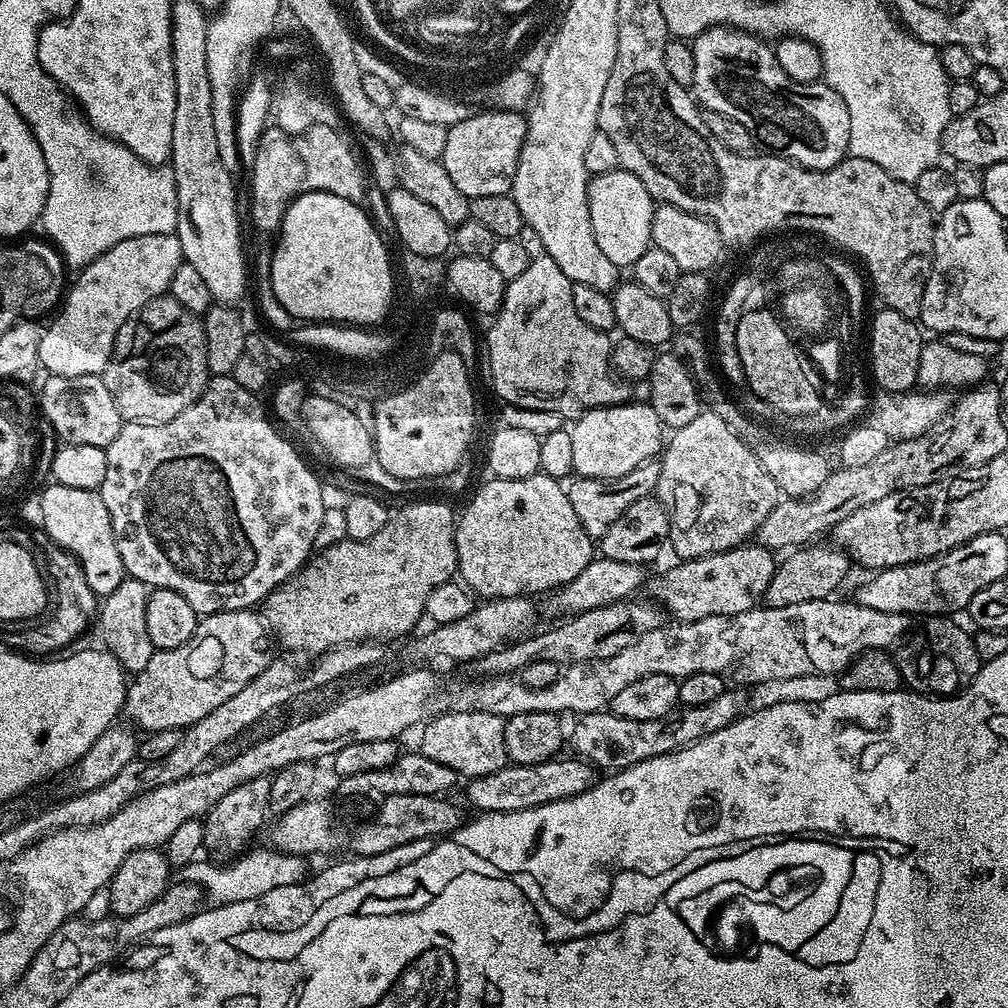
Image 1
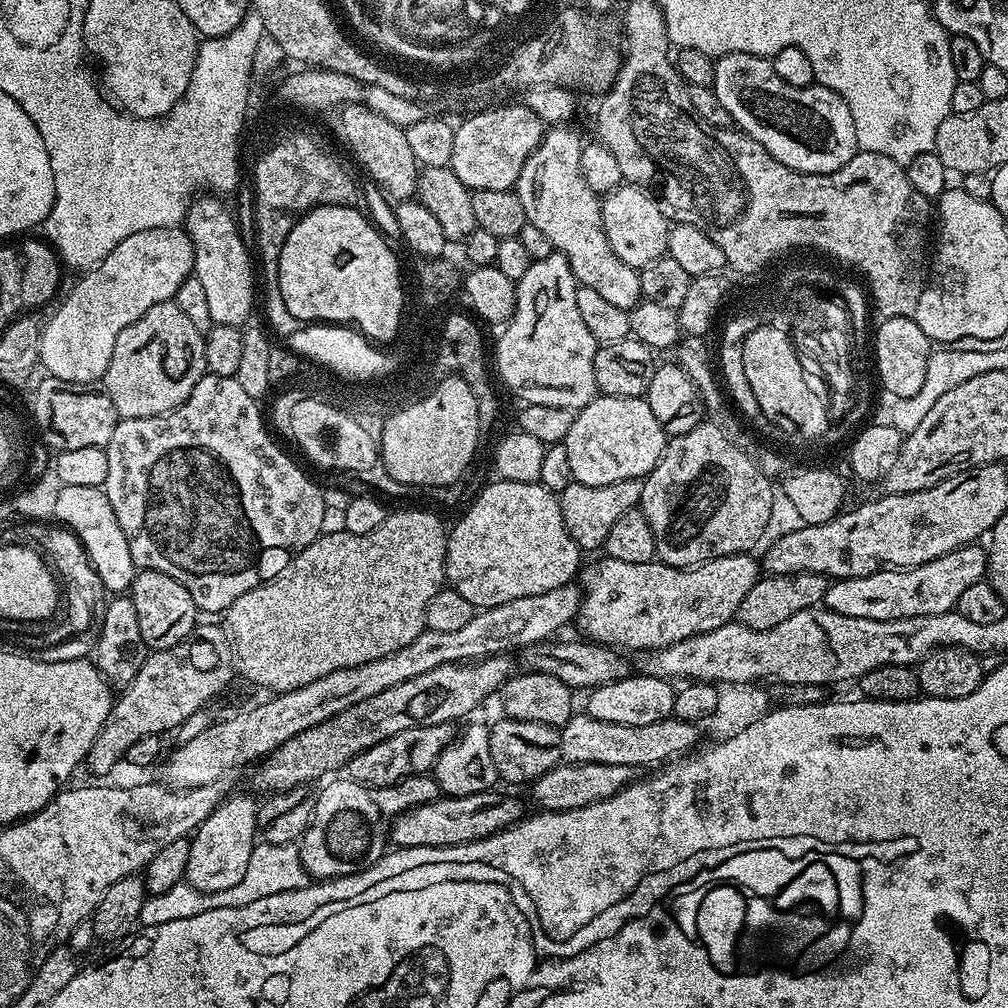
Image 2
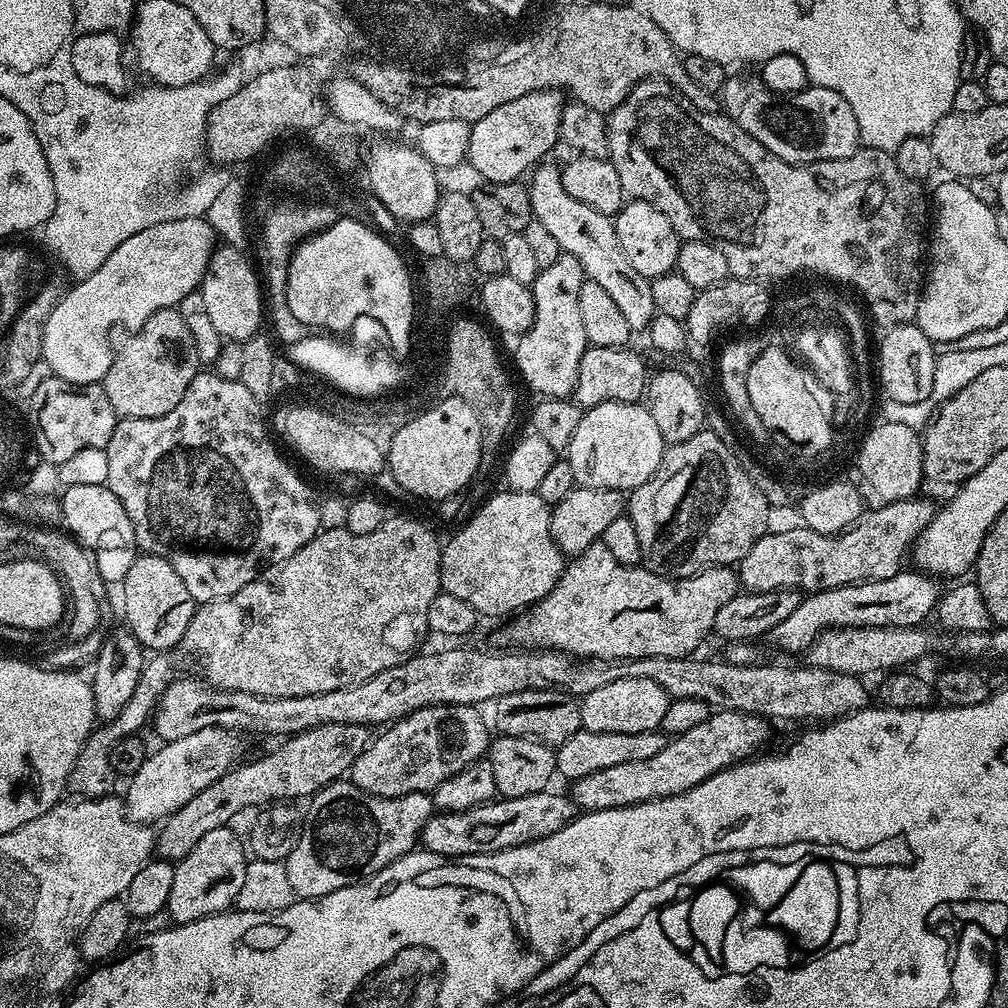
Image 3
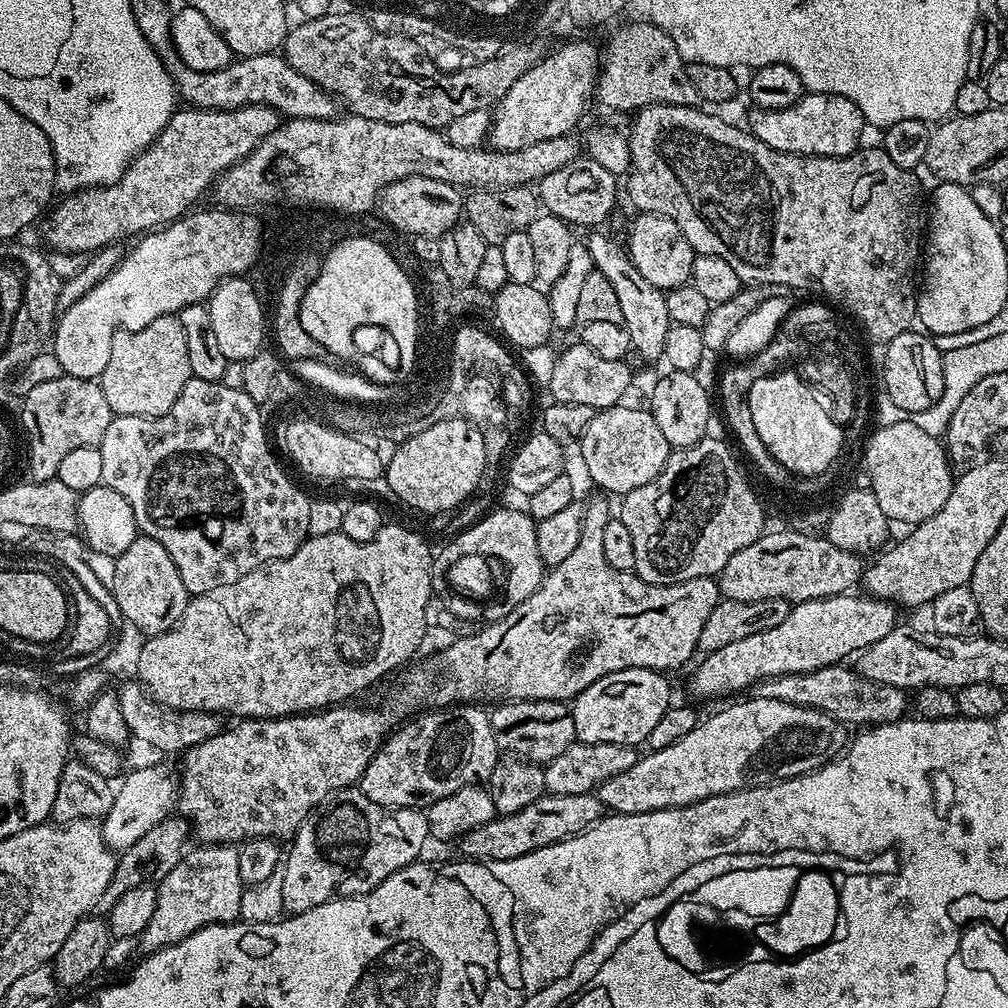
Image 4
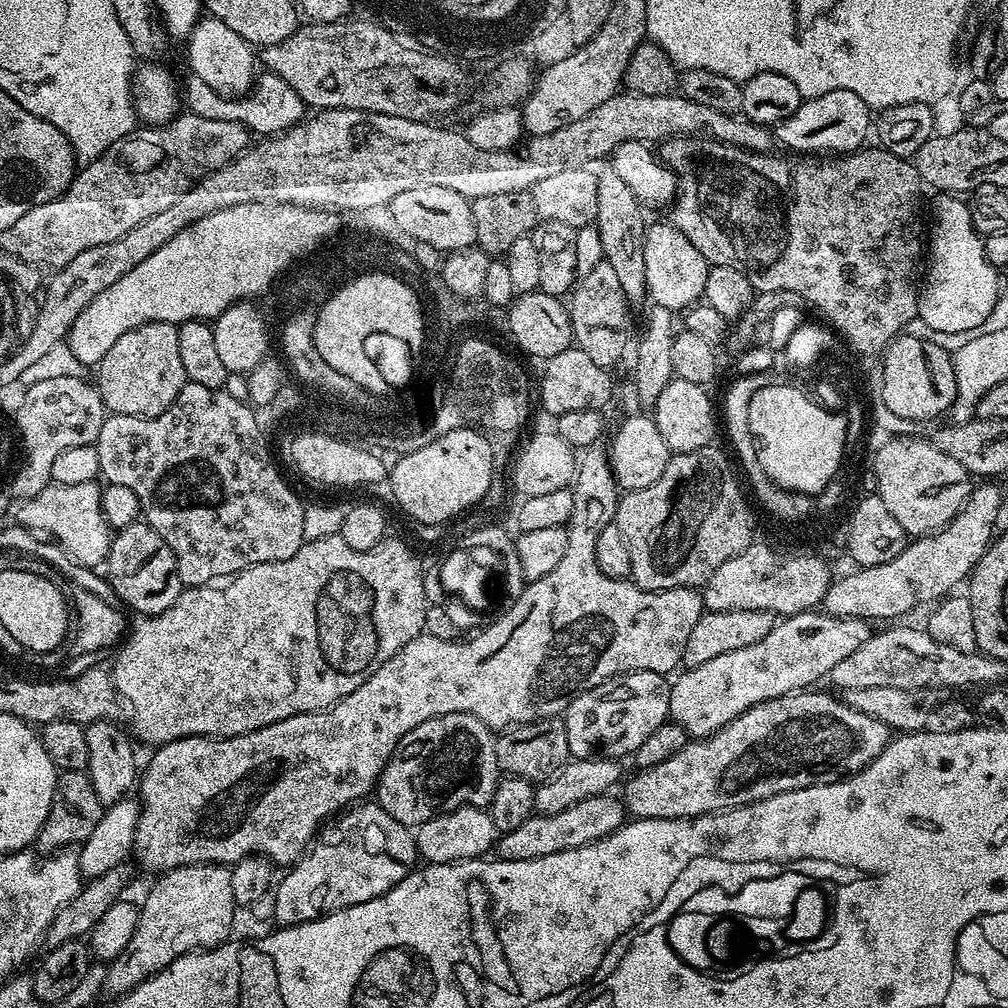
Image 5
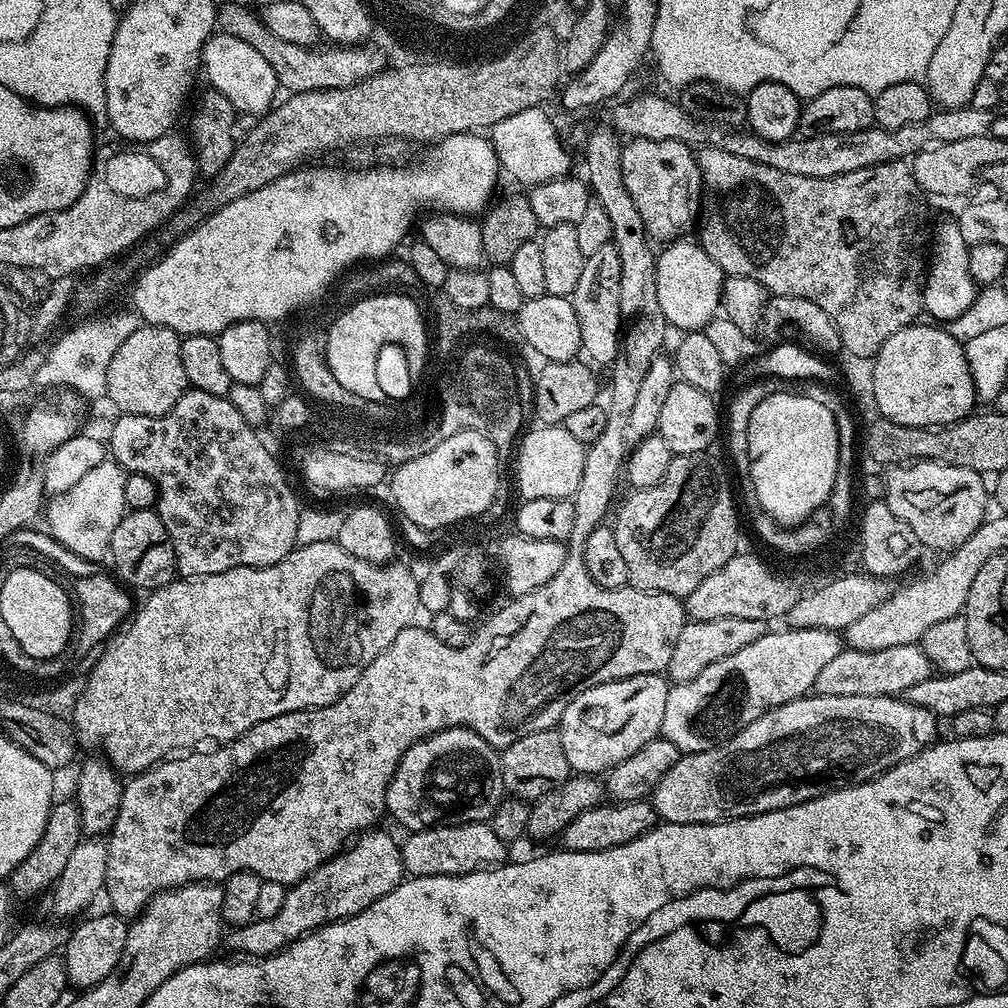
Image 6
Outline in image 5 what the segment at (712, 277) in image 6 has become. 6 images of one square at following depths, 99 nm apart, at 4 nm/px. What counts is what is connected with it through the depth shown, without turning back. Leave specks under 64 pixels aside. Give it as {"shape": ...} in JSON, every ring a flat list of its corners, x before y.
{"shape":[[671,222,647,225,648,233,644,239,646,250,646,280,648,300,655,307,668,308,674,314,683,313,692,307,704,295,709,262,698,254,694,242,682,234]]}

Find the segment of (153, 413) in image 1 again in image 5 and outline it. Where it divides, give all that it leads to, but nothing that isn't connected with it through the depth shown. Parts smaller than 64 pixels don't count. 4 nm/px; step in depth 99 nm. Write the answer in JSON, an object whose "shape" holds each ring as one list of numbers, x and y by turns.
{"shape":[[146,322,134,330,126,330,99,362,94,383,100,389,105,409,113,416,157,416,178,398,185,384,182,353,178,351,178,327,166,322]]}

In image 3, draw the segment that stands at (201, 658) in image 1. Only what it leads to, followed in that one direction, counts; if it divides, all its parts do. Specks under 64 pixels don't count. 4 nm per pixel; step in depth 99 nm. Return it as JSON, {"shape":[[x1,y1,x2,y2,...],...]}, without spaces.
{"shape":[[156,654,145,663,142,674,138,678,138,686,134,686,134,694,131,696,130,702,126,702,126,706,123,708,122,714,118,714,118,718,105,720,99,726,93,727,92,733,88,735,87,742,82,746,82,750,74,762,74,770,70,770,68,788,76,791,73,793,77,797,99,798,109,795,115,789,112,787,115,786,116,780,118,781,118,774,112,769,110,762,112,748,119,740,137,735,141,731,139,728,143,724,145,727,151,721,152,713,156,711,157,700,174,679,172,664,166,657,168,656,164,654]]}

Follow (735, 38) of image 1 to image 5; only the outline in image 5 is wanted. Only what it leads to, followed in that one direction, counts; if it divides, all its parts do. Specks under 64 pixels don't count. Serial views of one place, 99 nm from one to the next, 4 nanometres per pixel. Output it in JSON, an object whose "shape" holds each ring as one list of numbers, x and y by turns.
{"shape":[[830,90,830,94,807,97,790,118,775,125,774,135,792,154,851,154,865,147,867,140,864,139,870,136,873,124,873,113,858,94,850,90]]}

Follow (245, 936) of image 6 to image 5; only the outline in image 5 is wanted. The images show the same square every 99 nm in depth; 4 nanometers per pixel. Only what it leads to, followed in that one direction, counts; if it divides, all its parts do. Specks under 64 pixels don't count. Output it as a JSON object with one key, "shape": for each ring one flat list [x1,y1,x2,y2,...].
{"shape":[[357,802,325,823,316,833,315,840,308,845,308,851,285,871,288,873,281,880,279,877,271,893,274,898,272,920,279,927,289,928,295,924,317,920,343,908,370,902,370,898,378,898,398,886,398,882,411,874,417,864,418,853,413,829,398,822,398,818,390,818,390,814,386,814,386,810,382,810,375,802]]}

